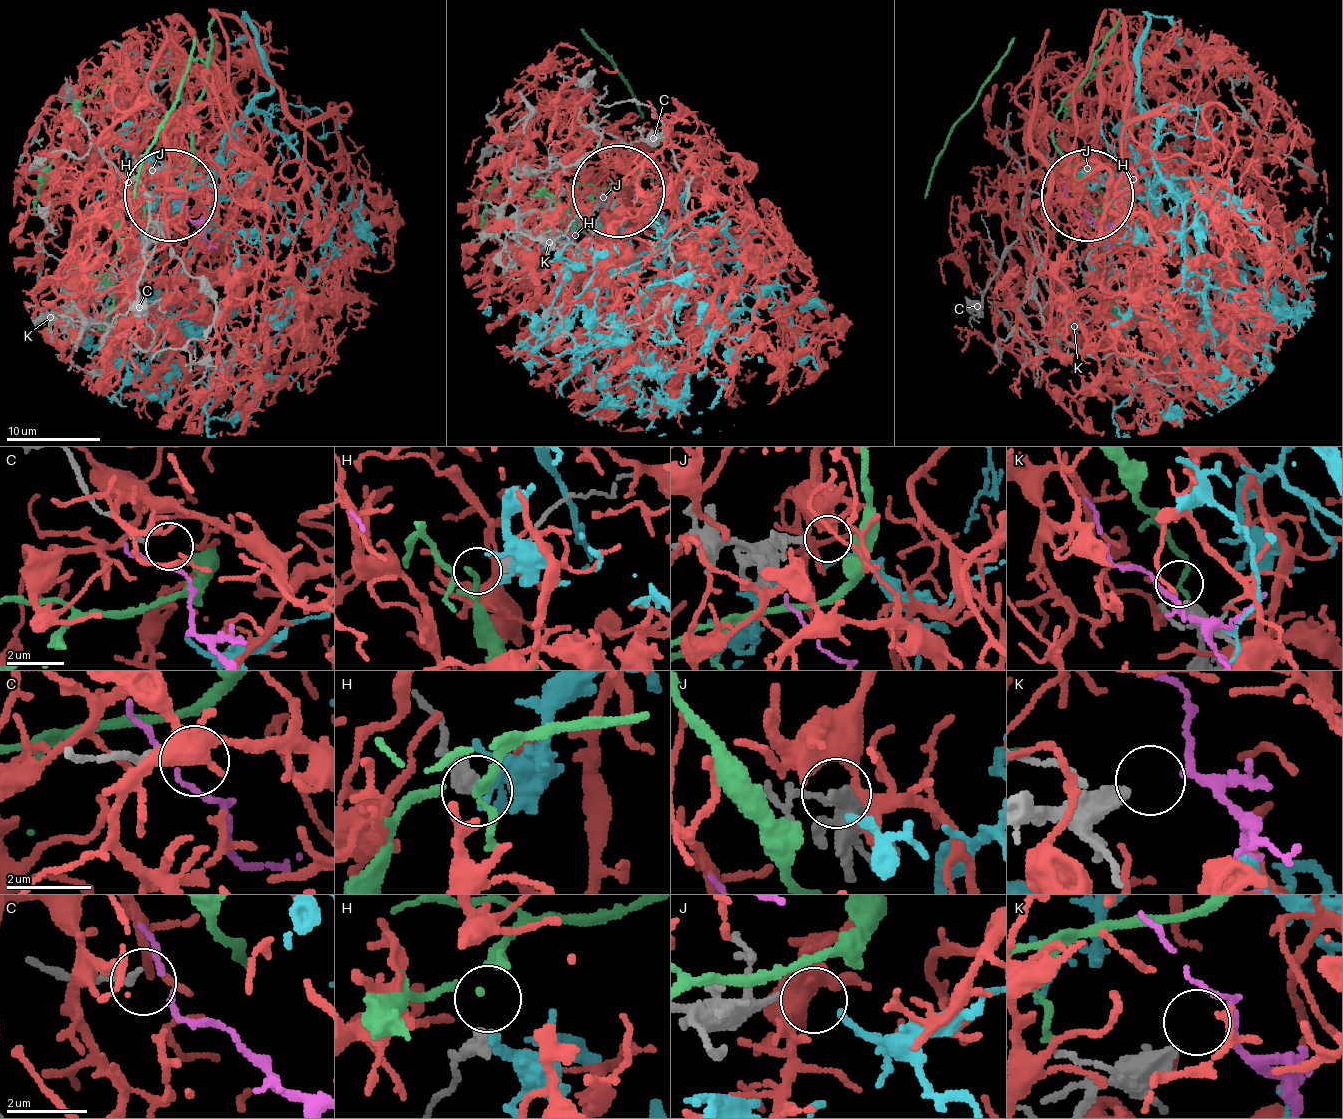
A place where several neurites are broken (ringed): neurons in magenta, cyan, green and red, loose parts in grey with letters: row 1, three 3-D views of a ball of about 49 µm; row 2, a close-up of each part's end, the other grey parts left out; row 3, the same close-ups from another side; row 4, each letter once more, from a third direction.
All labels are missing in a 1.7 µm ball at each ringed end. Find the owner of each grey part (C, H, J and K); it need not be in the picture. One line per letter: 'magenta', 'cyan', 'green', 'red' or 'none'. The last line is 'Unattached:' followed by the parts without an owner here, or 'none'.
C: none
H: green
J: cyan
K: magenta
Unattached: C

